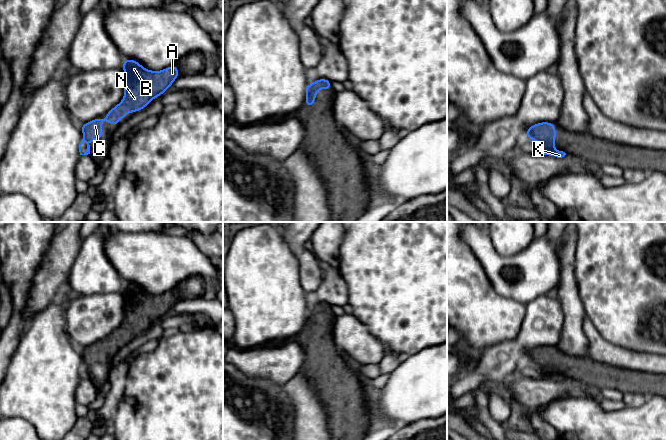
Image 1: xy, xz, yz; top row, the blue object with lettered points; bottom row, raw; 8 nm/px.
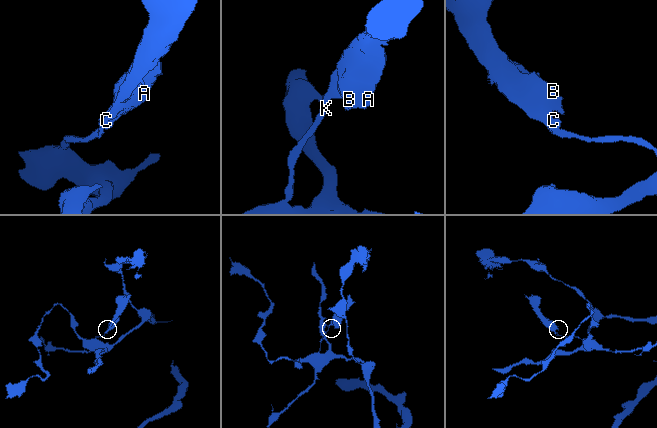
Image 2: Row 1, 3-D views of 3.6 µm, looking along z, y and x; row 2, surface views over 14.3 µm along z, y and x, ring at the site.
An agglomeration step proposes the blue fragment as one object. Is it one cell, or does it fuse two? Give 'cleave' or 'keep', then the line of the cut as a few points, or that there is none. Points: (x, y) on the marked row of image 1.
cleave; cut in yz along (532, 138), (541, 140), (552, 147)

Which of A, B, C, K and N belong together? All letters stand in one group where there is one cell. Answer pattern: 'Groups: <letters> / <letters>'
Groups: A B C N / K

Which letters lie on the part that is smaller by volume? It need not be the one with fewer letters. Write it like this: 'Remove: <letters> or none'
Remove: A, B, C, N

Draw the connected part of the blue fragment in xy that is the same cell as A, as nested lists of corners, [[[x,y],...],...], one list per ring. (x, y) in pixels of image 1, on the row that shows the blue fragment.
[[[124,59],[122,68],[125,74],[122,101],[114,106],[105,118],[99,117],[80,125],[83,136],[88,142],[103,139],[102,121],[104,119],[112,126],[119,124],[120,120],[129,112],[140,111],[148,106],[154,98],[165,93],[179,76],[177,65],[161,71],[151,71],[133,59]]]

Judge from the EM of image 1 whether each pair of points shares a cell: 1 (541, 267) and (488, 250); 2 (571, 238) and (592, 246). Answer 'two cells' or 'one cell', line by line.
1: one cell
2: two cells

